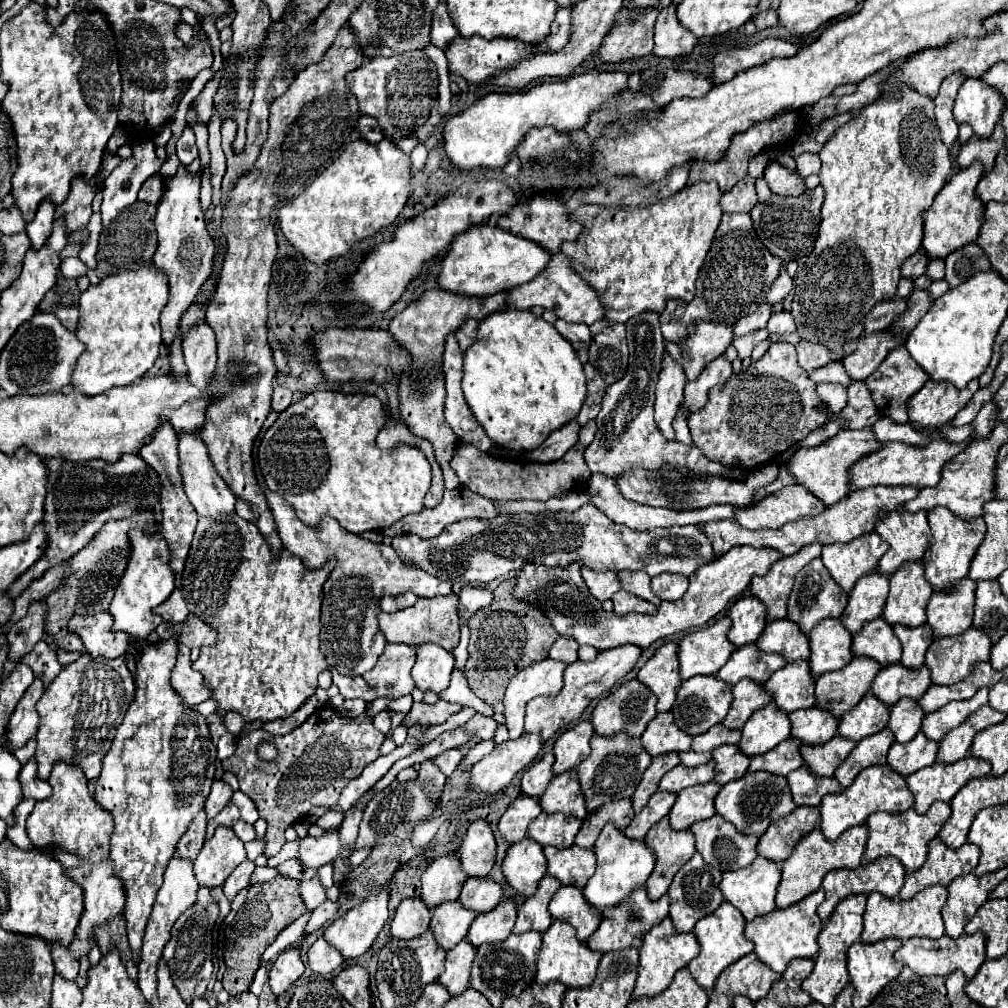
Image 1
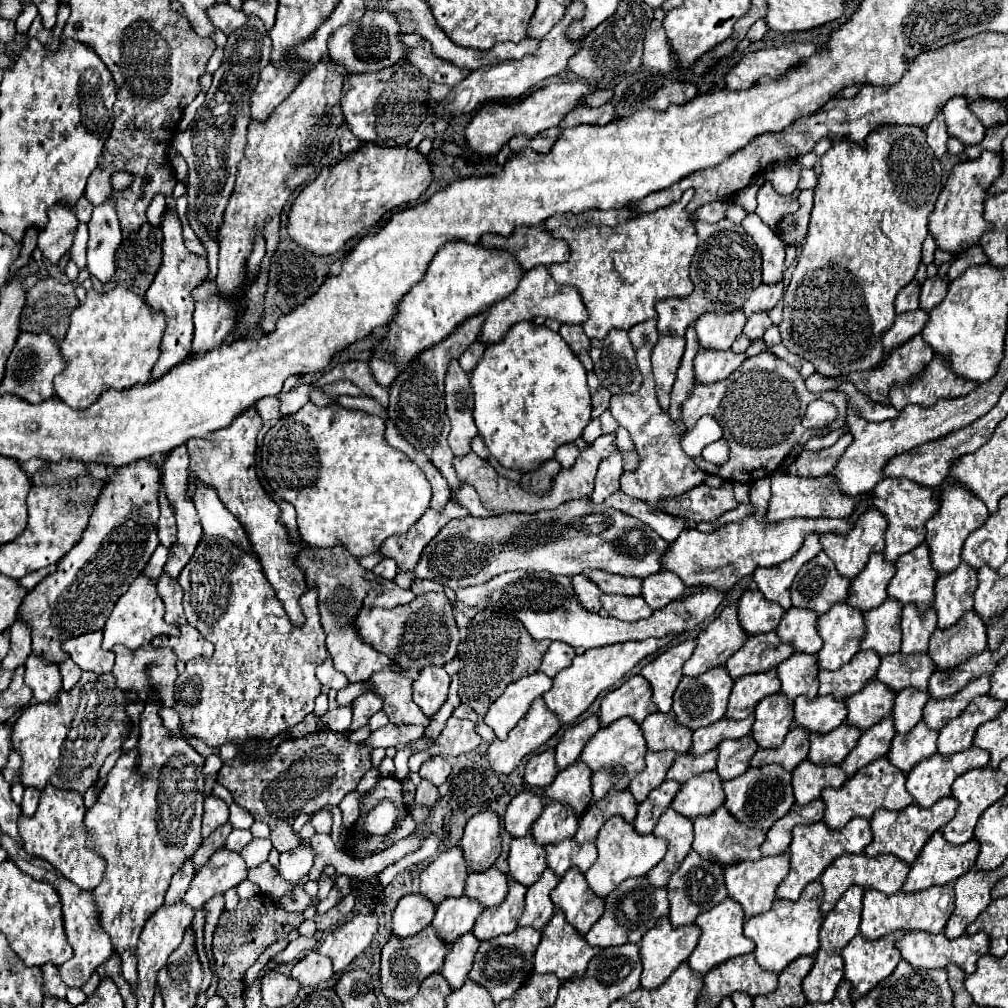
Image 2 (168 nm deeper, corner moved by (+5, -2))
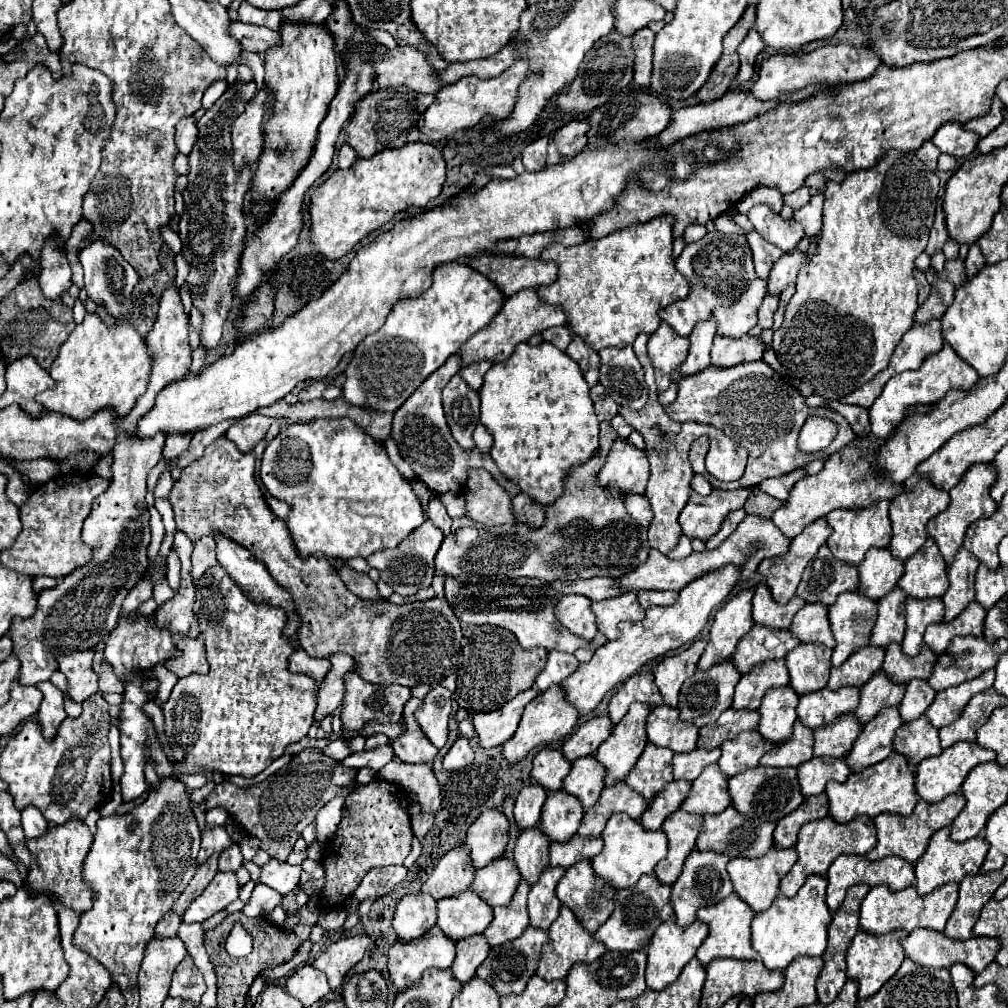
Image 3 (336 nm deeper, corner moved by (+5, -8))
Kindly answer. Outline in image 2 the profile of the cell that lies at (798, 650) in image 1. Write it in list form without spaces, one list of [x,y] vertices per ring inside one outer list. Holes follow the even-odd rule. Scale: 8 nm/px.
[[[791,607],[781,619],[777,627],[777,635],[781,637],[781,641],[793,645],[795,651],[817,653],[823,645],[817,633],[817,619],[819,619],[817,613],[809,609]]]

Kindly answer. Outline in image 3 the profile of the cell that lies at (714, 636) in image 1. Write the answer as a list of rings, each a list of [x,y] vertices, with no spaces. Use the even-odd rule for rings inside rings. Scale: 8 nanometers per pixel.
[[[745,589],[715,613],[709,631],[709,643],[697,663],[697,669],[719,665],[735,653],[737,641],[753,627],[751,599],[753,599],[753,589]]]

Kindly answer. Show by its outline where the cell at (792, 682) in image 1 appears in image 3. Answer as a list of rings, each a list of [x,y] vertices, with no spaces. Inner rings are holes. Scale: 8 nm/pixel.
[[[797,645],[787,657],[789,685],[797,695],[819,691],[827,685],[831,649],[825,645]]]

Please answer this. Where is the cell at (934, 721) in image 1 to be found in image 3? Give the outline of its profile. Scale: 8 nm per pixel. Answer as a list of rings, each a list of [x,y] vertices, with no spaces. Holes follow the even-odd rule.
[[[989,669],[989,671],[985,671],[985,675],[969,681],[969,683],[961,683],[957,687],[949,687],[949,689],[937,693],[933,703],[927,707],[925,717],[937,729],[951,725],[953,721],[957,721],[961,717],[969,699],[977,693],[991,689],[993,681],[995,681],[995,669]]]

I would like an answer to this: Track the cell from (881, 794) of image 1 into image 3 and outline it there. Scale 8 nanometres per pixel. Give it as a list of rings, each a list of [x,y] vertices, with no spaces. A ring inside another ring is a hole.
[[[891,753],[885,761],[871,765],[859,773],[851,773],[845,783],[829,781],[827,783],[827,799],[829,813],[837,823],[847,823],[859,815],[877,817],[879,813],[895,813],[895,815],[911,815],[917,805],[915,795],[915,773],[911,773],[907,759],[899,753]]]

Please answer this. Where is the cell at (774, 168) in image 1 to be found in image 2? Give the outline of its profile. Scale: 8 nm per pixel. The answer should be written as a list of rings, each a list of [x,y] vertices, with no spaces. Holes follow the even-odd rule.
[[[771,183],[761,185],[761,189],[757,191],[757,215],[773,229],[777,231],[781,219],[789,213],[795,213],[799,209],[799,203],[793,195],[779,195],[773,191]]]

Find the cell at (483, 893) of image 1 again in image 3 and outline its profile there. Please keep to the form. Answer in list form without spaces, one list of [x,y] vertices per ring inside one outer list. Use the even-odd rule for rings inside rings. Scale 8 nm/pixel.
[[[495,859],[475,873],[471,889],[491,907],[507,905],[517,889],[521,875],[511,859]]]

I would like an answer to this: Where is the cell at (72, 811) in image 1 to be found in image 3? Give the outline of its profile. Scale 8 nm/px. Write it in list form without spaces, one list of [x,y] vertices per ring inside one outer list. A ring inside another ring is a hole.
[[[69,819],[63,825],[49,825],[49,831],[41,835],[41,839],[27,839],[27,849],[37,859],[37,865],[29,869],[27,883],[33,893],[51,891],[57,895],[67,907],[75,911],[87,911],[93,901],[93,891],[89,883],[83,879],[83,859],[93,843],[93,833],[85,825],[85,821]]]

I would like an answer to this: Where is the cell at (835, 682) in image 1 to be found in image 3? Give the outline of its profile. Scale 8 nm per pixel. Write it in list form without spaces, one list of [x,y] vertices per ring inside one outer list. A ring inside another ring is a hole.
[[[879,647],[857,649],[857,655],[851,655],[845,665],[831,669],[827,689],[837,691],[841,687],[863,687],[873,673],[881,671],[885,651]]]

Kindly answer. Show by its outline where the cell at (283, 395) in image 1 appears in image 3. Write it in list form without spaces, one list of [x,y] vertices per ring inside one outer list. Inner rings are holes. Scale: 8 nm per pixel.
[[[251,413],[239,419],[235,425],[231,425],[227,431],[227,437],[233,439],[233,443],[237,443],[241,451],[251,451],[265,437],[271,423],[273,419],[259,413]]]

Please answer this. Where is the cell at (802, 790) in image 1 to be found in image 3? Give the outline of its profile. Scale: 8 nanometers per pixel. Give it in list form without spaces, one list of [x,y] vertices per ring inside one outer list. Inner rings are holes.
[[[813,757],[797,767],[799,771],[799,785],[803,797],[821,795],[825,791],[827,781],[845,781],[851,773],[845,765],[845,759],[835,757]]]

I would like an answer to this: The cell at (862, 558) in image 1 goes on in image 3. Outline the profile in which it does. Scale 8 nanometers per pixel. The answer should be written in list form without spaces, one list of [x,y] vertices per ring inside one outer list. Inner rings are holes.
[[[877,501],[877,503],[873,503],[871,507],[867,507],[863,511],[853,511],[853,509],[851,511],[849,509],[831,511],[825,519],[827,519],[827,525],[833,529],[833,533],[827,539],[827,545],[829,545],[831,553],[833,553],[833,557],[847,563],[847,565],[857,567],[865,559],[865,553],[869,549],[873,549],[873,547],[877,547],[877,549],[889,547],[891,521],[889,521],[887,507],[889,507],[889,501]]]

